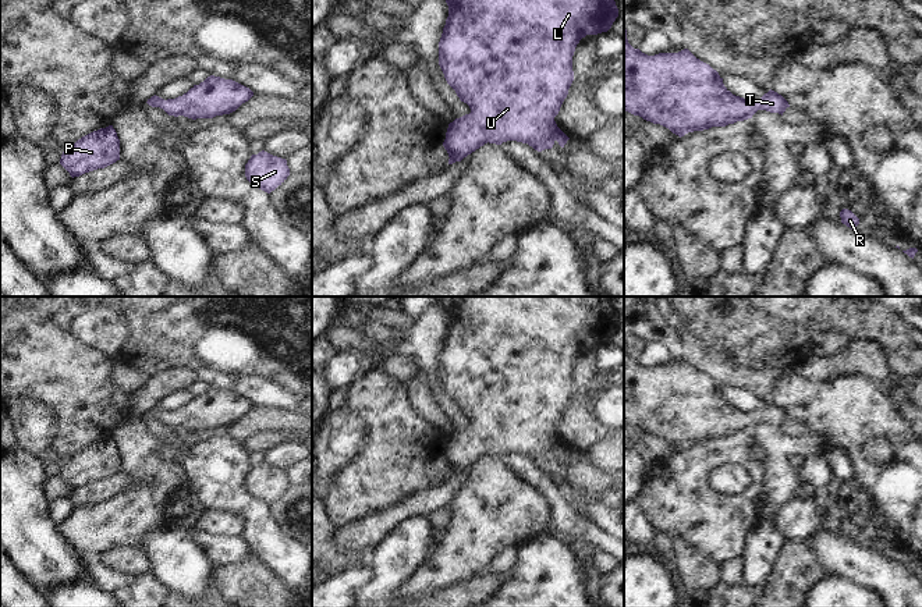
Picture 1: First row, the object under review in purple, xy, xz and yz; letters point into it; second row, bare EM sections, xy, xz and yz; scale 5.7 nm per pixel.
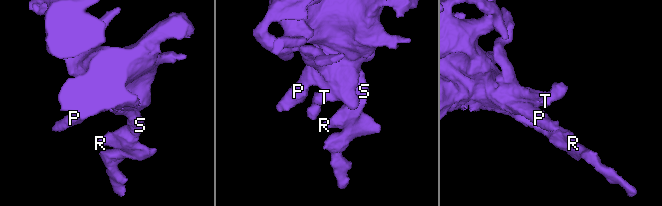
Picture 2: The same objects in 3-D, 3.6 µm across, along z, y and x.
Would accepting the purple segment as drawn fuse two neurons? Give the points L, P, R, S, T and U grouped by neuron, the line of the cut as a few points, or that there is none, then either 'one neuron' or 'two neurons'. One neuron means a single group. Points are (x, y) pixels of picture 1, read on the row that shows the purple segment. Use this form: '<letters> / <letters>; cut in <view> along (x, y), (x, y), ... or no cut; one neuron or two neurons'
L P R S T U; no cut; one neuron

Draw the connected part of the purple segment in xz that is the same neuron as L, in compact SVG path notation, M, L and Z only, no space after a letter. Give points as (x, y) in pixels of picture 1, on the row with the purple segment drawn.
M446 0L448 6L448 17L443 28L443 33L439 42L439 65L444 74L447 84L455 90L461 102L467 103L471 109L469 114L455 118L448 124L446 139L443 142L444 149L448 153L448 164L461 161L464 157L483 146L485 143L501 145L507 141L517 141L528 143L535 150L542 152L552 149L557 141L561 148L570 139L556 124L554 117L558 114L564 99L568 95L568 89L574 81L572 56L577 45L586 35L597 35L607 32L616 18L618 17L618 8L614 0Z

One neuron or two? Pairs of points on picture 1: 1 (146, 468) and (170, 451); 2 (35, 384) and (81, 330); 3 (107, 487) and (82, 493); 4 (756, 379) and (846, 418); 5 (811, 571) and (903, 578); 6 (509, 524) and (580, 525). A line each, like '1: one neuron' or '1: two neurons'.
1: two neurons
2: two neurons
3: one neuron
4: two neurons
5: two neurons
6: two neurons

